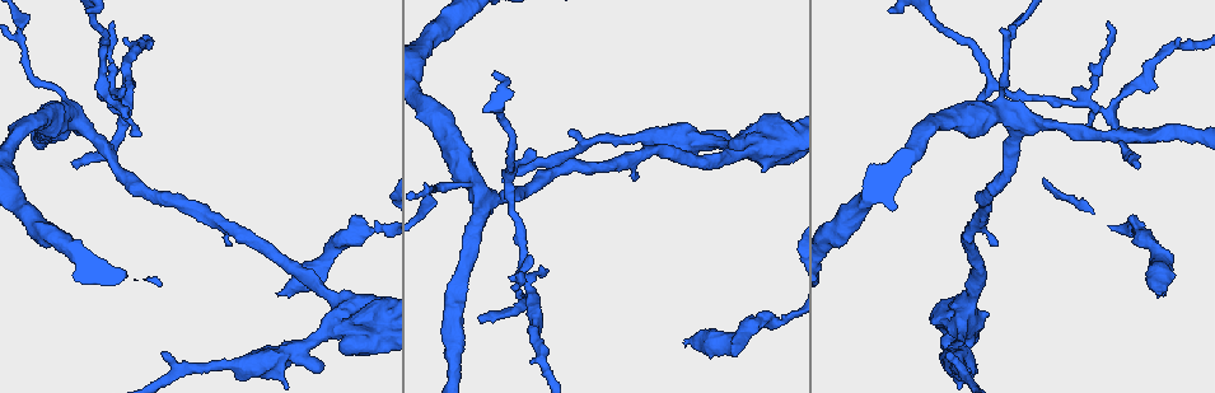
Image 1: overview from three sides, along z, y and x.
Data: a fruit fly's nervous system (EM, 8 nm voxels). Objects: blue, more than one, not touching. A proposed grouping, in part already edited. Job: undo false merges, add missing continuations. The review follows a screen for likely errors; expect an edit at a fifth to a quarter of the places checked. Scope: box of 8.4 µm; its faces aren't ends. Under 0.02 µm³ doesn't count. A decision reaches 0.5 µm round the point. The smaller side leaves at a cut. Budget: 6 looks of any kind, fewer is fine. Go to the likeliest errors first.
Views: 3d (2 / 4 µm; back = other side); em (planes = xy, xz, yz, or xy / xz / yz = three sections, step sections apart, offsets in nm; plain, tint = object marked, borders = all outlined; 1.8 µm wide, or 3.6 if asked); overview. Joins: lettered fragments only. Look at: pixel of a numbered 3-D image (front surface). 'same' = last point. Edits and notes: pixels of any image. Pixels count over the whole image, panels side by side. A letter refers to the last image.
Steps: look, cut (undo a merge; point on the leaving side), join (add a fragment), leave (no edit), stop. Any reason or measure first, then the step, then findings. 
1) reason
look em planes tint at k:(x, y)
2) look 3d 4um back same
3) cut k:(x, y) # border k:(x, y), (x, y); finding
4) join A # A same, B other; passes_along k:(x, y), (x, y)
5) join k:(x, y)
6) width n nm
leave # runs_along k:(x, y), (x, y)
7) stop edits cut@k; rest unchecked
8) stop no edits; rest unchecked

branch stops here
look em planes borders at 1:(277, 294)

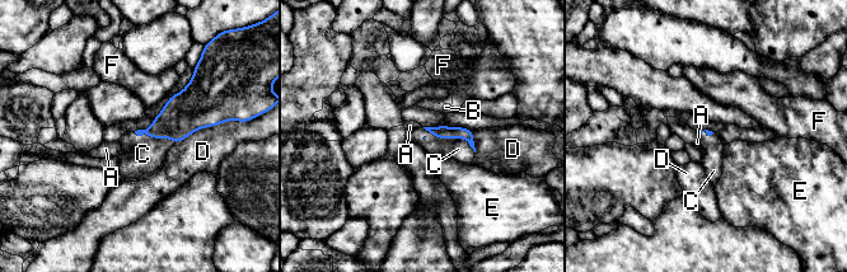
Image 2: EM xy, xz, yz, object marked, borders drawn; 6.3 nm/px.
join 2:(458, 149) # A other, B other, C same, D other, E other, F other; the neuron continues

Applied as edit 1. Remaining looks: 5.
redraw
look overview

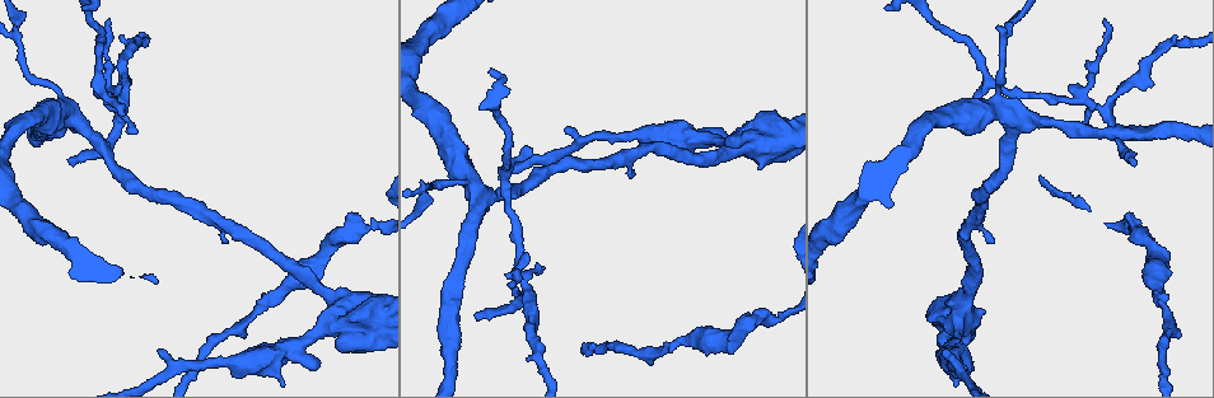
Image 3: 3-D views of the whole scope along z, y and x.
looks like a crossing
look em xz step 4 plain at 3:(116, 113)

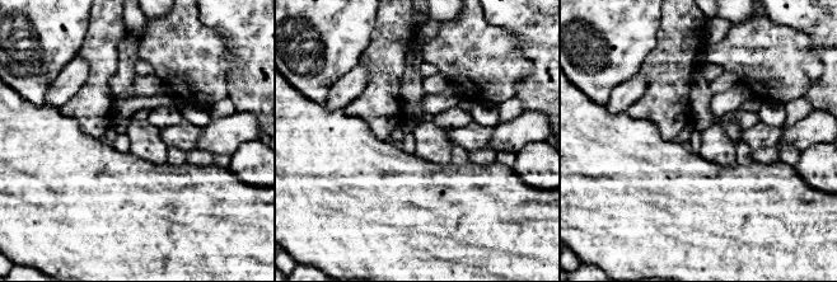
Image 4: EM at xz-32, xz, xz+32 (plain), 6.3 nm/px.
what lies round it
look em xz step 4 borders same

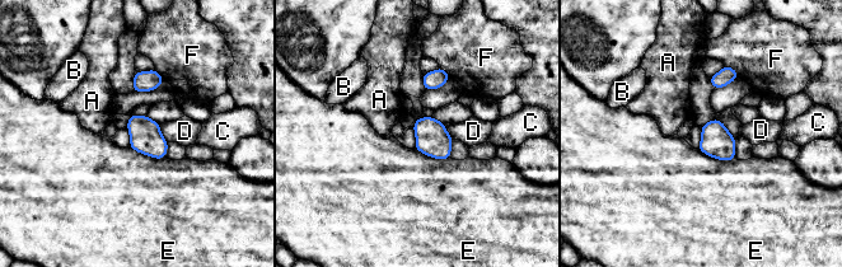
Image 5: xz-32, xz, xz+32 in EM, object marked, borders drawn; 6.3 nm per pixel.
leave # A other, B other, C other, D other, E other, F other; all the same neuron

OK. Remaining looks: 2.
narrows sharply
look 3d 4um at 3:(340, 324)

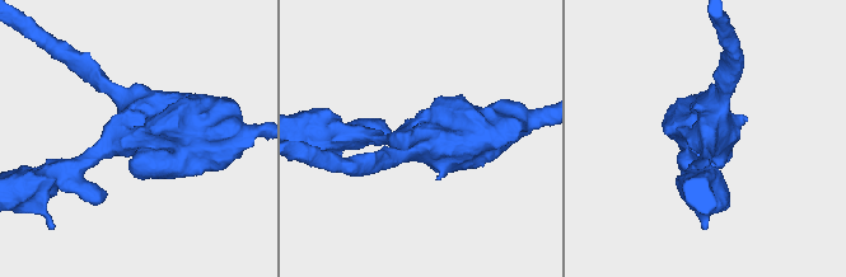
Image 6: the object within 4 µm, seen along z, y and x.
shape alone is not enough
look em planes borders at 6:(137, 139)

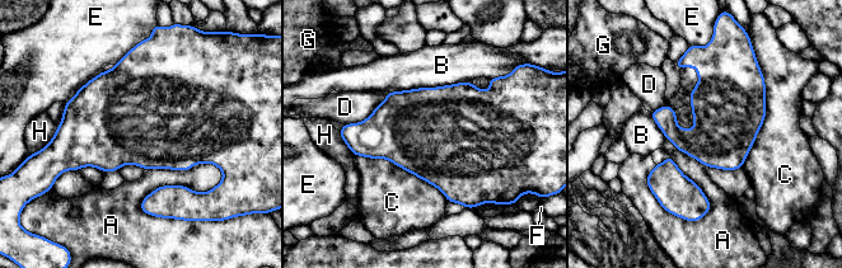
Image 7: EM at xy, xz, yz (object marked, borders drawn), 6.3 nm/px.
longest_contact C 700 nm
leave # A other, B other, C other, D other, E other, F other, G other, H other; border 7:(206, 191), (159, 186), (139, 207); all the same neuron

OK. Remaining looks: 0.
stop edits join@2; rest unchecked

